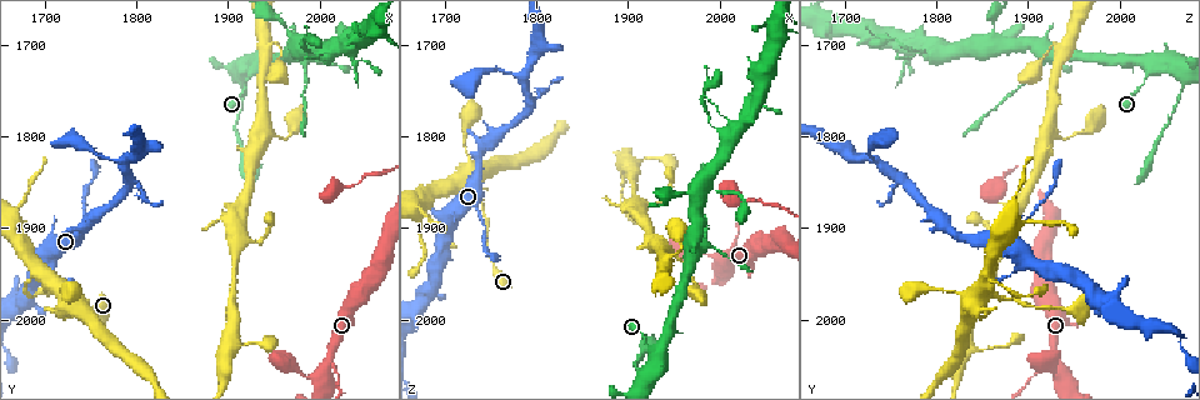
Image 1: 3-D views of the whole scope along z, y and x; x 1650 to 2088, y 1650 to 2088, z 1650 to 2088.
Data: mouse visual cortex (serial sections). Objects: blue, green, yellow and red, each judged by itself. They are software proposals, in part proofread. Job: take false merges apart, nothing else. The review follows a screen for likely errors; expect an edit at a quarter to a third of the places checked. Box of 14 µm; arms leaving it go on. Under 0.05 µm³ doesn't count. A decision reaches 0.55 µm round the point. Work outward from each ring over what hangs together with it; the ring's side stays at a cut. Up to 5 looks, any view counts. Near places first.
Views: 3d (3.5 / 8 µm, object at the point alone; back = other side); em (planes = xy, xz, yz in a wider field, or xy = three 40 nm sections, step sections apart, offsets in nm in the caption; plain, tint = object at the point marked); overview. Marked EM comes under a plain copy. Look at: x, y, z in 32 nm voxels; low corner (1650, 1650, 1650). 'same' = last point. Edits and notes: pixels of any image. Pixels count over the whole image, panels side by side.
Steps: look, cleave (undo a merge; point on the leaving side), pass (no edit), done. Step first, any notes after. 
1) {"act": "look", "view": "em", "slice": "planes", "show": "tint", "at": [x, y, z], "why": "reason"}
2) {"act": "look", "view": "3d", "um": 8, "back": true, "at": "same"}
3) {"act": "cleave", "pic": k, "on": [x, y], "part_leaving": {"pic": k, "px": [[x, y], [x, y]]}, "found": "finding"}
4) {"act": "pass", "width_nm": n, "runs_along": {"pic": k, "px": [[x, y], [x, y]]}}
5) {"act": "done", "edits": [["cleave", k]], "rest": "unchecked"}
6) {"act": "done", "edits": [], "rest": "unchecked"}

{"act": "look", "view": "3d", "um": 8, "at": [1690, 1945, 1860], "why": "side arm on a straight run"}

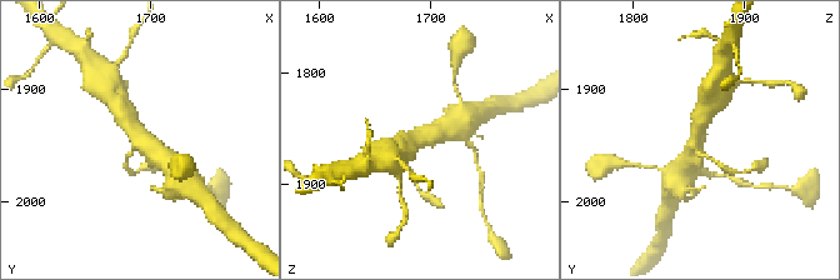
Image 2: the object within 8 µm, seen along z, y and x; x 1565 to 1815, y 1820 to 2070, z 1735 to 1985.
{"act": "look", "view": "3d", "um": 3.5, "at": [1694, 1950, 1854]}

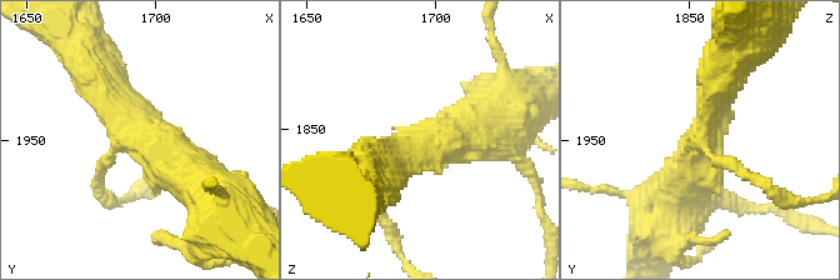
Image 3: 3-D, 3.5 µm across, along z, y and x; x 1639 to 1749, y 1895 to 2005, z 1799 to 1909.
{"act": "look", "view": "em", "slice": "planes", "show": "tint", "at": [1695, 1948, 1855], "arms": 3, "arm_widths_nm": [200, 400, 600], "why": "need the tissue"}

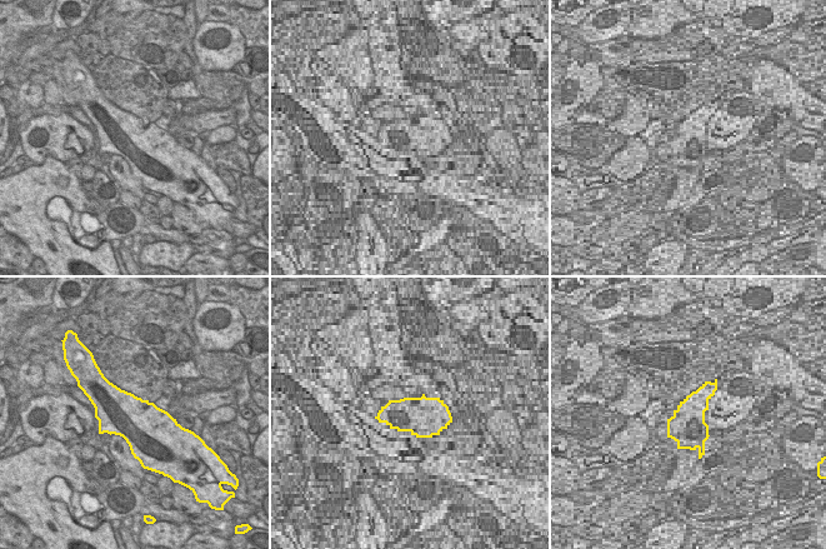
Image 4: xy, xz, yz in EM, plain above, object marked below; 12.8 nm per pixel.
{"act": "pass", "width_nm": 600, "runs_along": {"pic": 3, "px": [[205, 188], [155, 149], [86, 69]]}, "found": "continuous, no second cell"}

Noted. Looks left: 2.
{"act": "look", "view": "3d", "um": 3.5, "at": [2000, 2060, 1935], "why": "thick turns thin"}

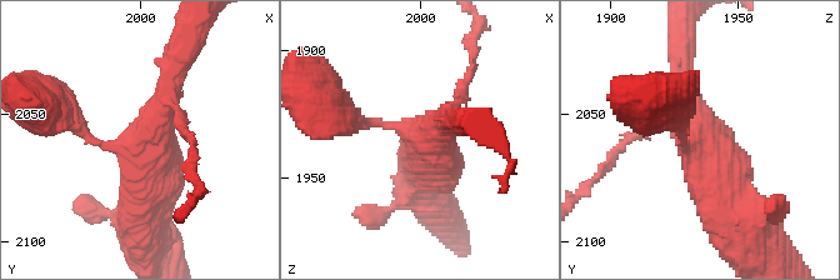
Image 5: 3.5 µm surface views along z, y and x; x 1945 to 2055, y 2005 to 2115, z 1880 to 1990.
{"act": "look", "view": "em", "slice": "xy", "step": 3, "show": "tint", "at": [2002, 2059, 1934], "arms": 4, "arm_widths_nm": [150, 150, 300, 700], "why": "need the tissue"}

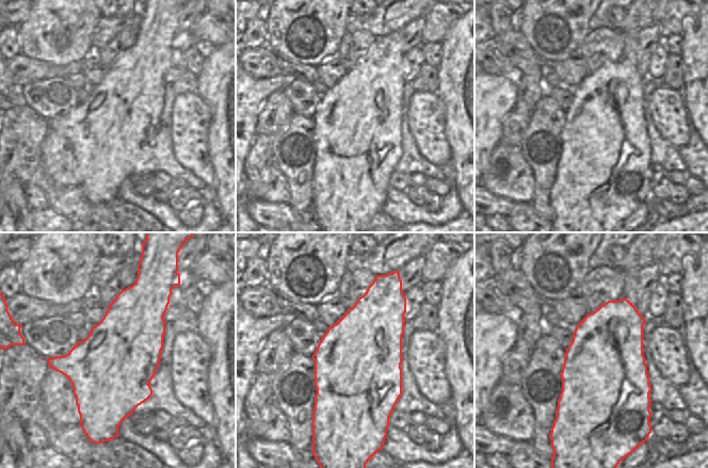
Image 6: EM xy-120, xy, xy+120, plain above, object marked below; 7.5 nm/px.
{"act": "pass", "width_nm": 650, "runs_along": {"pic": 5, "px": [[175, 64], [136, 144], [98, 144], [71, 121]]}, "found": "all the same cell"}

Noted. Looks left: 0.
{"act": "done", "edits": [], "rest": "unchecked"}

